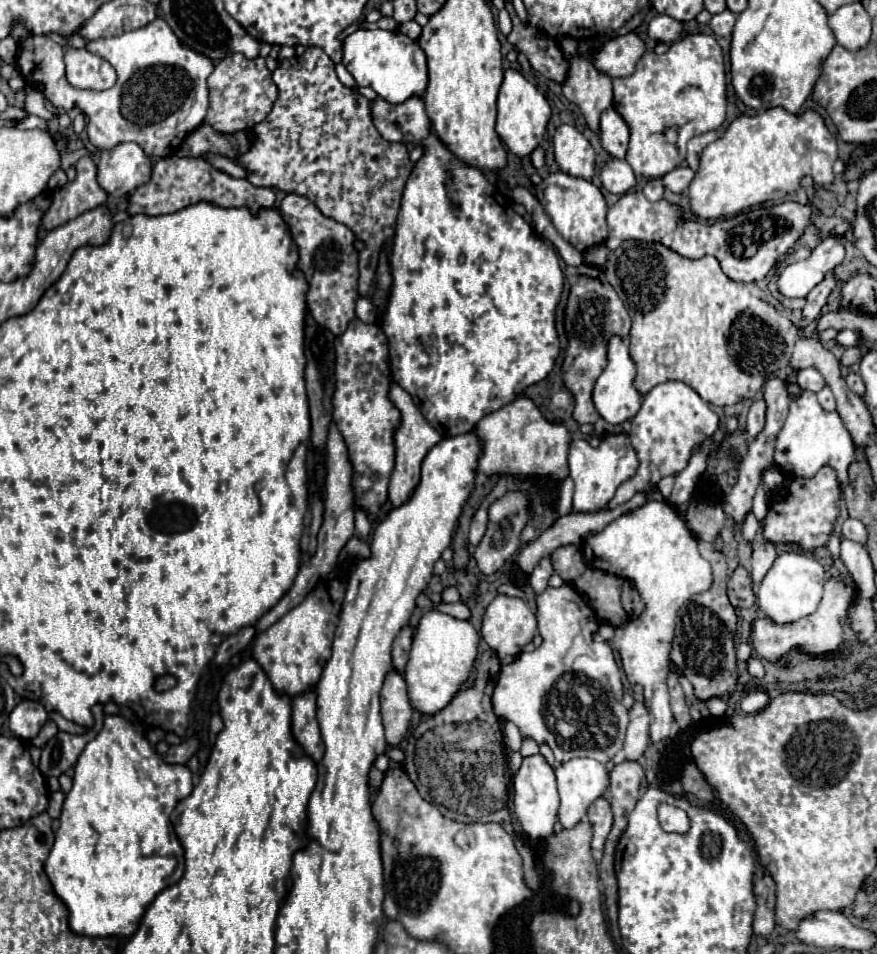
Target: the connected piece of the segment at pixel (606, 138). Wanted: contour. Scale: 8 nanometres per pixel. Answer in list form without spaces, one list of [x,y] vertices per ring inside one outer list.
[[[608,108],[600,116],[600,136],[602,136],[602,146],[614,156],[614,158],[624,158],[628,150],[628,126],[624,118],[614,110]]]

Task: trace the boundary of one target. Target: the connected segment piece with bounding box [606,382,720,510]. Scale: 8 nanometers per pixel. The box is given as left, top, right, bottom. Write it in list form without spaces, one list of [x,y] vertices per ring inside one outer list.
[[[666,382],[652,388],[642,402],[640,412],[632,418],[632,428],[628,432],[630,442],[638,454],[640,468],[634,478],[624,482],[616,496],[606,504],[608,510],[628,502],[636,492],[646,492],[658,484],[664,476],[674,476],[686,468],[692,452],[700,446],[700,442],[712,438],[712,434],[720,428],[718,414],[704,402],[696,390],[692,390],[684,382]]]

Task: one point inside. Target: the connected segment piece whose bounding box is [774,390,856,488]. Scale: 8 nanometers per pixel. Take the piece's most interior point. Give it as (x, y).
(811, 438)

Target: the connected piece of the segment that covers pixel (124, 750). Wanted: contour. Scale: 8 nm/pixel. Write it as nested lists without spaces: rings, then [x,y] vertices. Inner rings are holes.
[[[110,714],[110,716],[104,716],[102,730],[98,732],[98,736],[94,740],[90,740],[86,744],[84,752],[80,754],[80,760],[74,766],[72,782],[74,782],[72,790],[66,794],[66,800],[64,800],[64,808],[62,808],[62,816],[60,816],[60,828],[56,832],[56,842],[54,842],[50,856],[46,860],[46,874],[54,886],[54,892],[68,906],[68,910],[70,910],[68,922],[76,934],[82,934],[82,936],[120,936],[120,934],[132,936],[132,932],[136,932],[136,928],[140,926],[140,916],[144,916],[148,904],[152,904],[156,894],[162,892],[164,888],[172,886],[172,884],[176,884],[180,880],[180,876],[184,874],[184,848],[178,842],[178,838],[172,836],[170,814],[176,808],[176,804],[192,792],[192,772],[188,770],[188,766],[182,766],[182,764],[166,764],[162,760],[162,756],[152,748],[152,744],[144,736],[144,730],[138,724],[132,724],[118,714]]]

